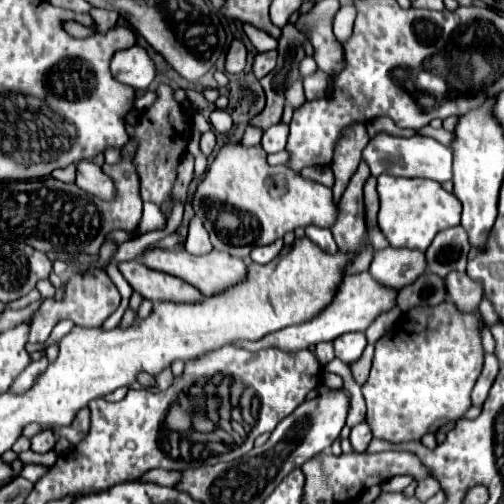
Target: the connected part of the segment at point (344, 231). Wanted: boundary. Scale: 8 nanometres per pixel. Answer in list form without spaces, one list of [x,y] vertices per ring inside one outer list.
[[[360,162],[358,170],[350,178],[350,182],[348,182],[340,202],[338,202],[340,214],[330,228],[338,248],[342,252],[356,254],[352,266],[348,268],[348,274],[368,270],[368,266],[372,262],[372,250],[368,246],[364,250],[364,246],[362,246],[366,242],[366,220],[364,220],[366,216],[364,216],[362,186],[368,178],[370,178],[370,170],[364,162]]]

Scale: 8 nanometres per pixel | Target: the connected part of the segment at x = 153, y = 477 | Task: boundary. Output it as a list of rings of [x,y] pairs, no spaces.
[[[150,470],[140,480],[142,482],[152,482],[152,484],[158,484],[158,486],[174,486],[180,480],[180,474],[174,472],[174,470]]]

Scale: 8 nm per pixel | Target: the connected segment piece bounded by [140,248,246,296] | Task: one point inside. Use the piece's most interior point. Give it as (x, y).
(212, 273)

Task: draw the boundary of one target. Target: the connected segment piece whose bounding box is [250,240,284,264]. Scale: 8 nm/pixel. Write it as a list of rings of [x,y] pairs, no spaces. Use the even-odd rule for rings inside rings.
[[[276,240],[276,242],[268,244],[268,246],[258,246],[256,250],[252,250],[250,258],[254,262],[258,262],[258,264],[268,264],[270,260],[274,260],[278,256],[278,252],[282,250],[282,246],[284,246],[284,240]]]

